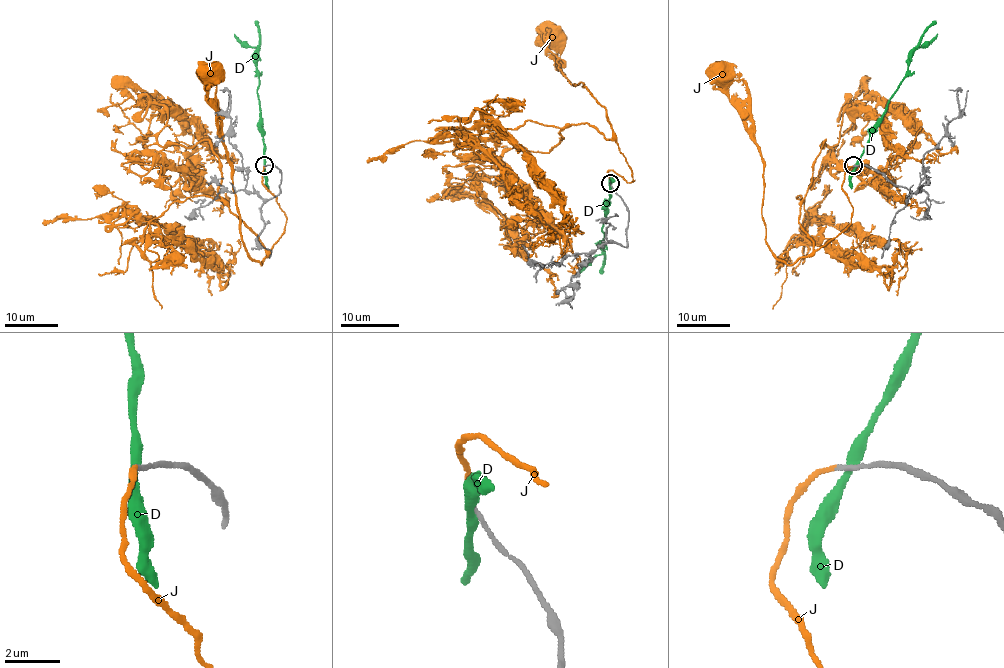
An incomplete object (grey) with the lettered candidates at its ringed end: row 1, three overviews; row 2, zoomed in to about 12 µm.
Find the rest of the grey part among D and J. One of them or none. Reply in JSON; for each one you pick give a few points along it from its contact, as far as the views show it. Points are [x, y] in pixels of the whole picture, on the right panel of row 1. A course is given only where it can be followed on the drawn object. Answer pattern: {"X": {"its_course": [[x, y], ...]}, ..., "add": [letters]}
{"J": {"its_course": [[854, 165], [842, 185], [851, 223], [792, 264], [777, 258], [765, 240], [763, 156], [749, 90], [719, 69]]}, "add": ["J"]}

